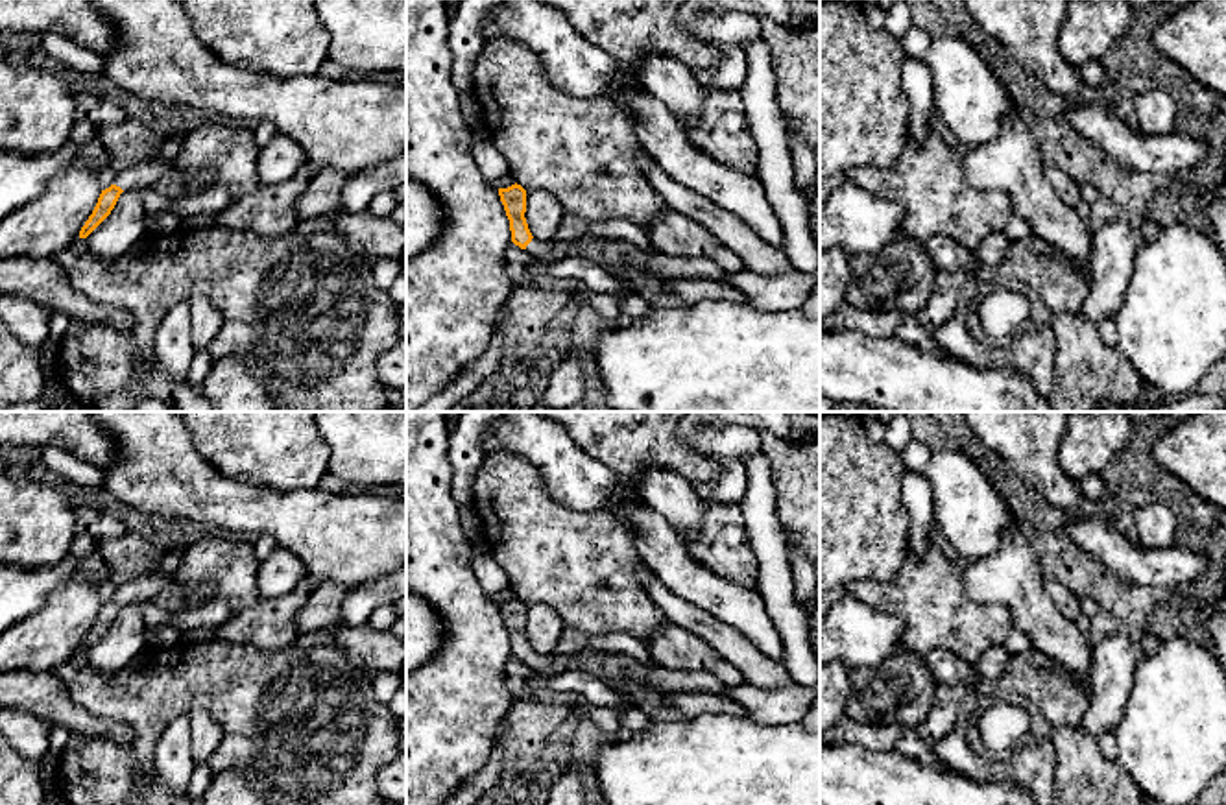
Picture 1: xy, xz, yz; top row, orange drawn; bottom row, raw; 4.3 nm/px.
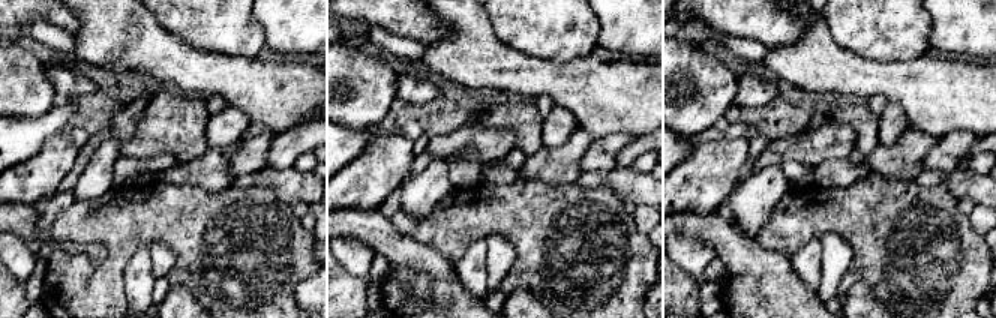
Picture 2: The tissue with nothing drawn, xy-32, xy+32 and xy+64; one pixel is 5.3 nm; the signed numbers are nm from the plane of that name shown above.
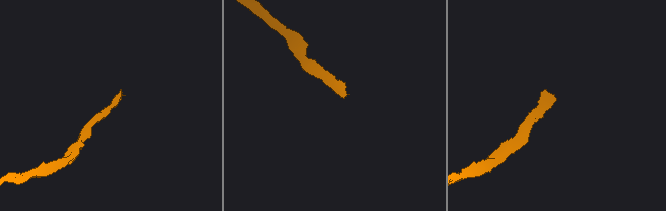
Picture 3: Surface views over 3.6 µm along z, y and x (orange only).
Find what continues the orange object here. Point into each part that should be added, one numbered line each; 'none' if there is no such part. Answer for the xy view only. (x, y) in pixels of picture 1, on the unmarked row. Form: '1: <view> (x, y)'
1: xy (144, 589)

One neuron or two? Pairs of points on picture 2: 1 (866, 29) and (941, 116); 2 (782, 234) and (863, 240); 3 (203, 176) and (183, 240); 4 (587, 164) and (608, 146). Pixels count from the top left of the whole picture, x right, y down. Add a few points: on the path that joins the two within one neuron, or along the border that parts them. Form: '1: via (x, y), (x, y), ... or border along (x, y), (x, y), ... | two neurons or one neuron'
1: border along (926, 53), (905, 60), (870, 60), (858, 56) | two neurons
2: via (801, 222), (843, 222) | one neuron
3: border along (179, 182), (213, 192), (233, 185) | two neurons
4: via (591, 161), (603, 149) | one neuron

